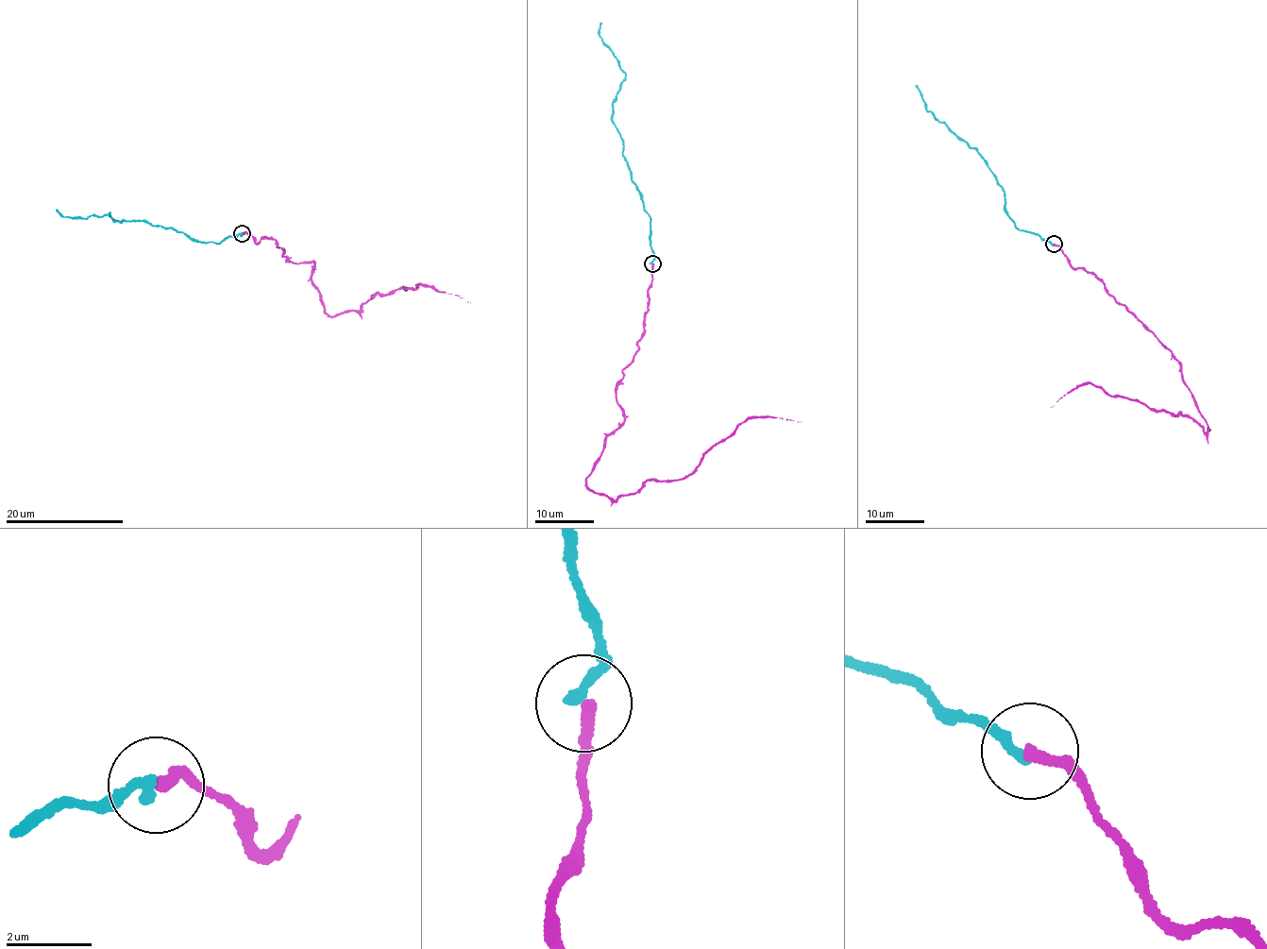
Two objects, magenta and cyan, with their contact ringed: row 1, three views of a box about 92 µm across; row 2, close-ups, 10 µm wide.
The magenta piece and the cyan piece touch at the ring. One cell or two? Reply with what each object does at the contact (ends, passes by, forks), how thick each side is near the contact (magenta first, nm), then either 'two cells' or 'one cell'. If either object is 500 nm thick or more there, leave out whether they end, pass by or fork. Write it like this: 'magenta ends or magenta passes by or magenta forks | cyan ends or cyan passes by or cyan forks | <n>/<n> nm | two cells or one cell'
magenta ends | cyan ends | 280/280 nm | one cell

